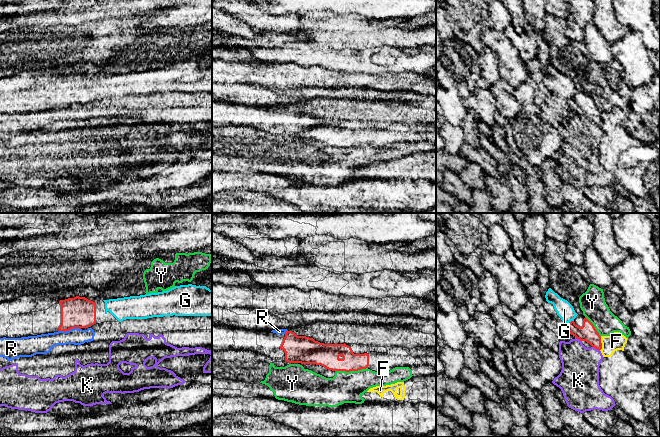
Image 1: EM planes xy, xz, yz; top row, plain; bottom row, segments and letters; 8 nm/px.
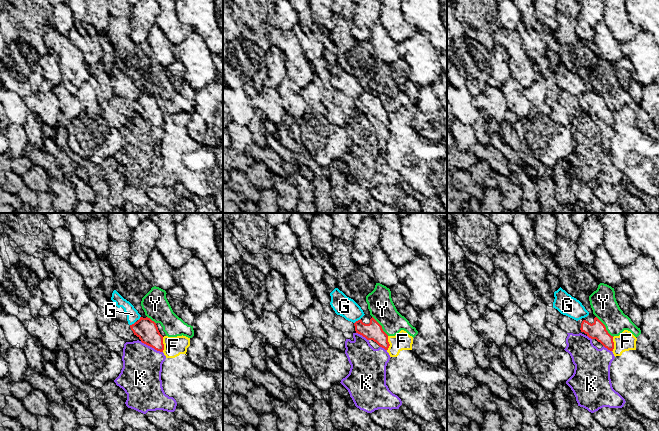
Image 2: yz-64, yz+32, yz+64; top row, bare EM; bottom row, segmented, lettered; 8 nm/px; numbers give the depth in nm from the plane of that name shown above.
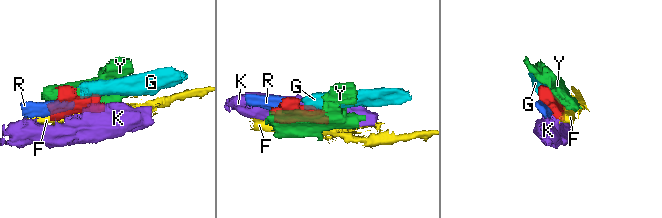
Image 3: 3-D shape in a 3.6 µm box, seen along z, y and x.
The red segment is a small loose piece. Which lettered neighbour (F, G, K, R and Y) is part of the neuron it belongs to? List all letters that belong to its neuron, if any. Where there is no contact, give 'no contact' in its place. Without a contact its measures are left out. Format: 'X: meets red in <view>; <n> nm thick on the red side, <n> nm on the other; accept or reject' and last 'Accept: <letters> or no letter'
F: meets red in yz; 140 nm thick on the red side, 140 nm on the other; reject
G: meets red in yz; 140 nm thick on the red side, 140 nm on the other; accept
K: meets red in yz; 140 nm thick on the red side, 300 nm on the other; reject
R: meets red in xy; 260 nm thick on the red side, 160 nm on the other; reject
Y: meets red in xz; 190 nm thick on the red side, 260 nm on the other; reject
Accept: G

